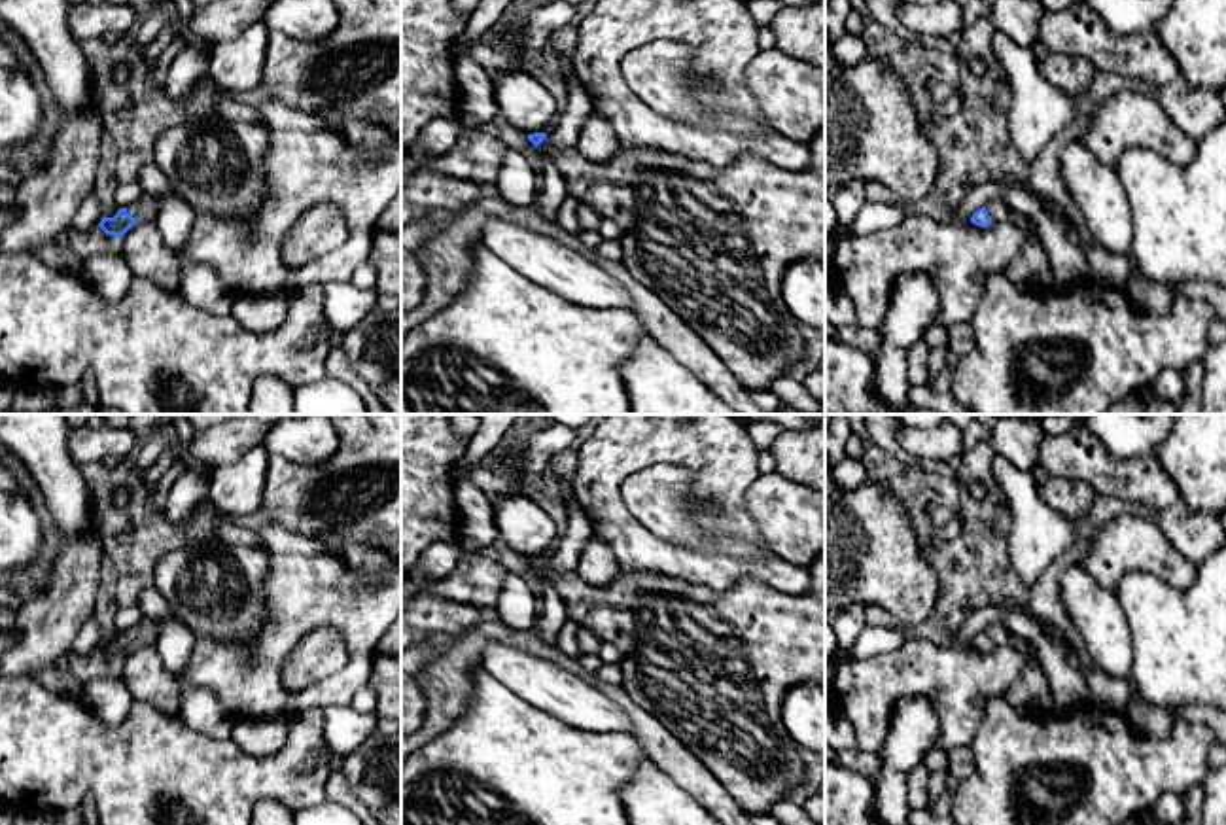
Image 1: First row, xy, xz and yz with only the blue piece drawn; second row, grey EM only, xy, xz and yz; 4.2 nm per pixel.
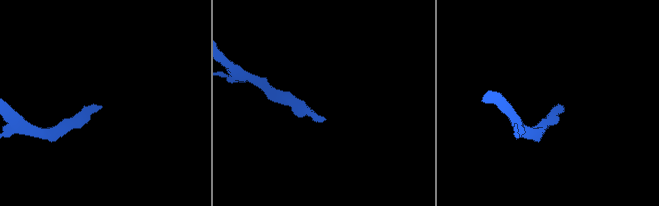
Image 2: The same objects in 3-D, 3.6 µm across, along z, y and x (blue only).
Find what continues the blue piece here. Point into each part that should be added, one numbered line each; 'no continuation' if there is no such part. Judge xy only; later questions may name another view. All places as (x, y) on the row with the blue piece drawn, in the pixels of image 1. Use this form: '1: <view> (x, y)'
1: xy (146, 209)

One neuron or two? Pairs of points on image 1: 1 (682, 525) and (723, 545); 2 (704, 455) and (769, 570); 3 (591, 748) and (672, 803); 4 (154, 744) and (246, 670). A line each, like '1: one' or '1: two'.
1: one
2: one
3: two
4: two

